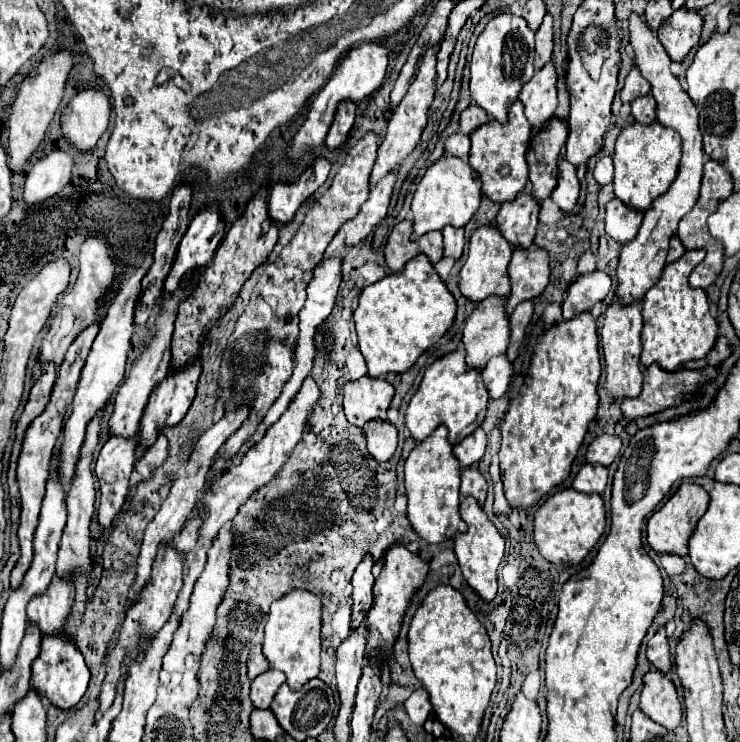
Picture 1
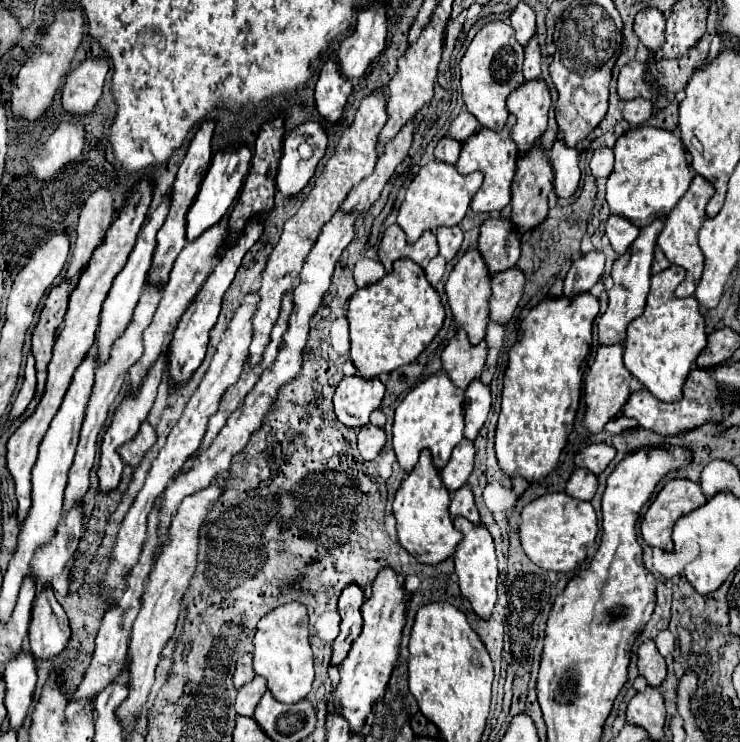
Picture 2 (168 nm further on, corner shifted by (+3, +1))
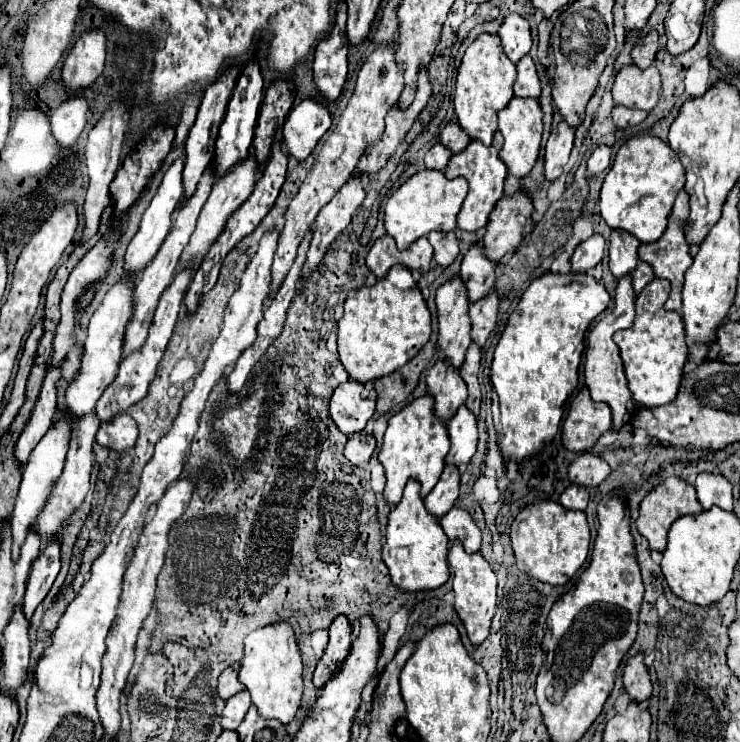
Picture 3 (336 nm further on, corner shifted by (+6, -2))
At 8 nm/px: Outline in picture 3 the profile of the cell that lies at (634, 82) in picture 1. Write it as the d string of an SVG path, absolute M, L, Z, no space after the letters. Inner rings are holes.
M626 65L618 71L614 87L614 101L630 109L652 111L660 97L660 75L654 65L640 69L638 65Z

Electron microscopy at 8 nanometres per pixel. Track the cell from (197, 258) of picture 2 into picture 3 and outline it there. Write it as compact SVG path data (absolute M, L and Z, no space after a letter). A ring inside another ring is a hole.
M254 153L250 155L250 159L246 159L246 163L242 163L242 167L236 167L234 171L230 171L228 179L222 179L222 183L216 183L212 187L212 193L208 197L208 201L204 203L202 211L200 211L200 217L198 217L198 227L188 243L188 247L184 249L182 257L180 257L180 263L176 267L176 273L182 273L186 269L192 269L192 271L198 271L202 261L206 259L210 247L218 241L218 237L224 233L226 229L226 223L230 219L230 215L252 195L254 187L256 187L256 181L258 181L258 163L254 163Z

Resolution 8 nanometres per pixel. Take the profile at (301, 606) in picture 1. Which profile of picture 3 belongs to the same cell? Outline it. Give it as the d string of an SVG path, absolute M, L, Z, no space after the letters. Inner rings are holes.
M280 621L252 631L244 641L244 661L238 679L252 695L252 703L264 719L280 719L290 723L302 699L302 653L290 623Z

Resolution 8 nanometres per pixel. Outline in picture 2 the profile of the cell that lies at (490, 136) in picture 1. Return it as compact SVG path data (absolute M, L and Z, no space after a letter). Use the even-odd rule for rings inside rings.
M509 116L507 124L501 132L493 132L493 130L483 128L481 132L477 132L469 140L465 140L463 146L461 146L461 156L457 160L457 170L461 170L463 176L471 174L473 170L479 170L483 174L483 184L481 184L479 192L471 198L471 210L473 212L495 214L495 212L503 210L511 200L509 184L513 180L515 162L517 162L517 148L515 148L515 142L509 138L509 130L511 130L513 124L515 124L515 118Z

